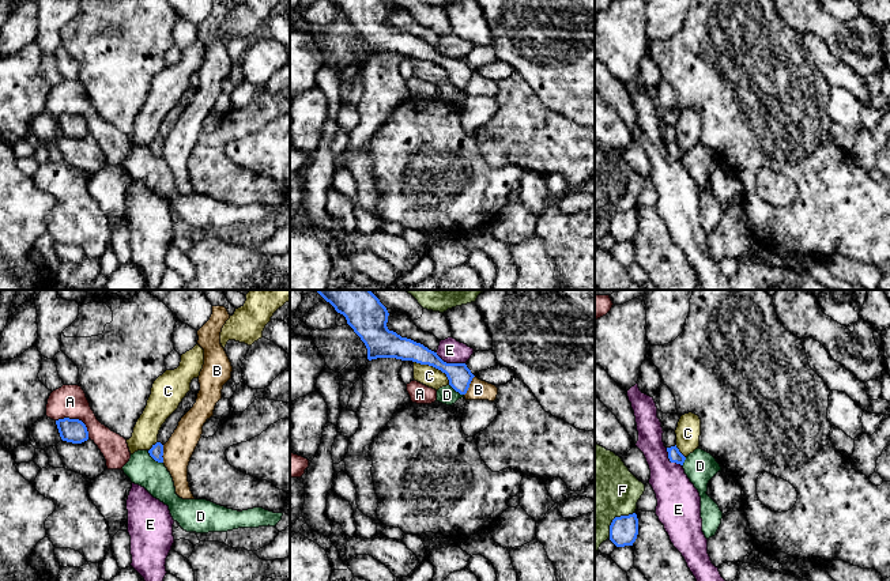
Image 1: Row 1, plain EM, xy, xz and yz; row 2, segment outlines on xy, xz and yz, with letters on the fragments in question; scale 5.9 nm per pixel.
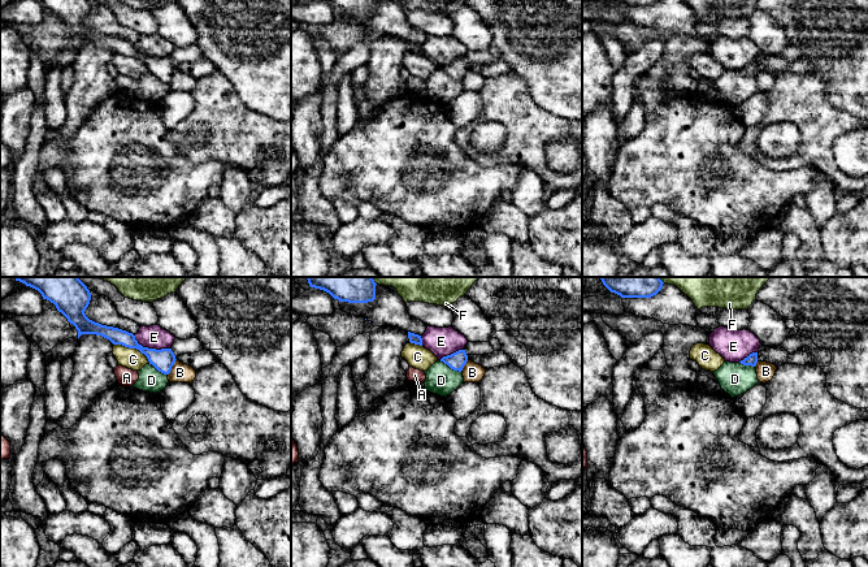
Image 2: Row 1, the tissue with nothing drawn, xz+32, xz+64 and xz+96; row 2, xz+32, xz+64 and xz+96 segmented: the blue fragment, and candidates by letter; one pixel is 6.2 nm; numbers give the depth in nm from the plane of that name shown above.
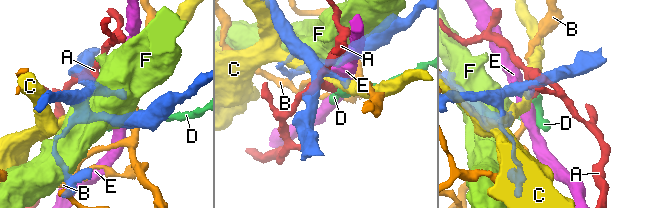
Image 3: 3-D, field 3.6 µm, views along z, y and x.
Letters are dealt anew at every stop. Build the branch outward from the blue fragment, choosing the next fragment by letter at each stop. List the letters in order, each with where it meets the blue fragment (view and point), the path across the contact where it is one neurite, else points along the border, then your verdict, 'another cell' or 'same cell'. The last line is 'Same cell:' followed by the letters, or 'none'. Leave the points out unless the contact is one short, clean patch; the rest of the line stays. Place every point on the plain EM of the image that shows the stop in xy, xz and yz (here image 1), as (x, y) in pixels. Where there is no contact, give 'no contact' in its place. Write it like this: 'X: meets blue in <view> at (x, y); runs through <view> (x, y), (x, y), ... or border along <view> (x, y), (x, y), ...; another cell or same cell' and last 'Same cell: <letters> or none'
A: meets blue in xy at (76, 114); another cell
B: meets blue in xz at (468, 80); another cell
C: meets blue in xz at (434, 61); another cell
D: meets blue in xy at (154, 154); border along xy (147, 146), (155, 155), (162, 158); another cell
E: meets blue in xz at (451, 59); border along xz (436, 48), (447, 57), (464, 59); another cell
F: meets blue in yz at (614, 214); another cell
Same cell: none

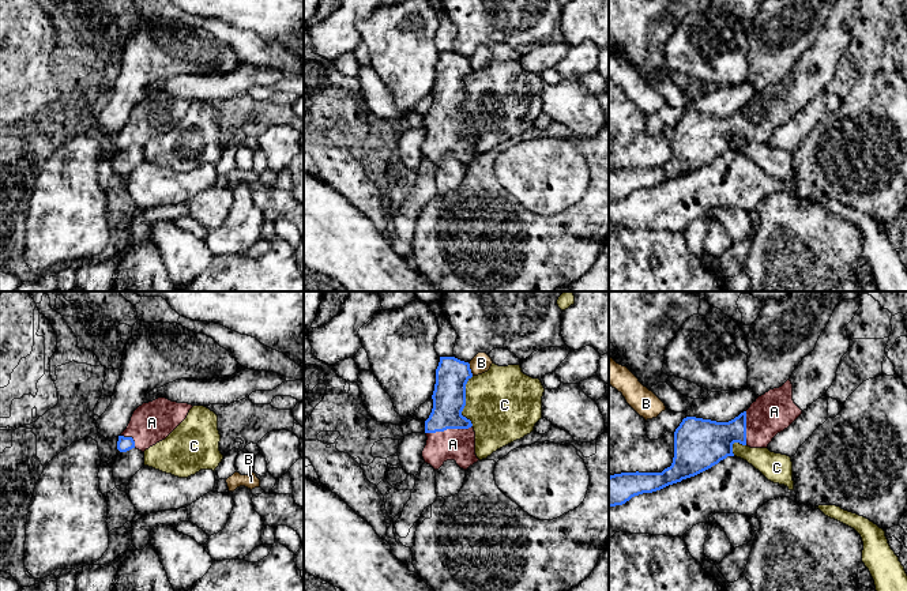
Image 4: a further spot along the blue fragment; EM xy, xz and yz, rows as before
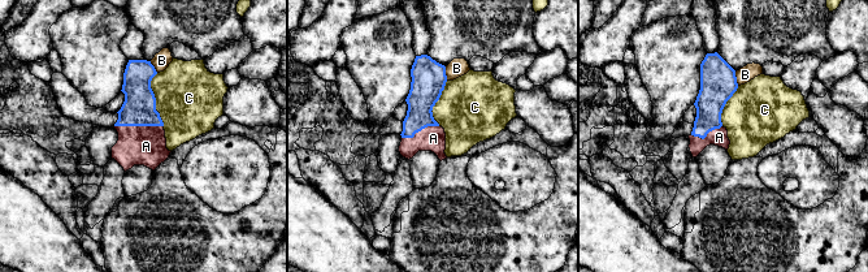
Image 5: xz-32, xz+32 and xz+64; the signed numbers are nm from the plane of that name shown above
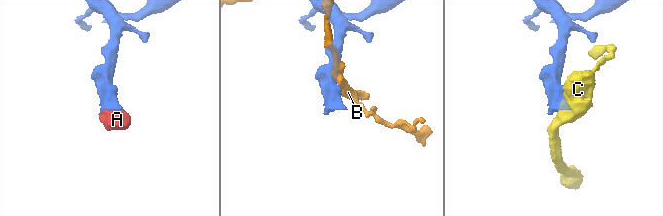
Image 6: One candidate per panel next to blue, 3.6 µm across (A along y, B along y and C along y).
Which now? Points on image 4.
A: meets blue in xz at (448, 123); runs through xz (448, 91), (448, 123), (452, 139); same cell
B: meets blue in xz at (470, 64); border along xz (467, 57), (473, 70); another cell
C: meets blue in xz at (465, 97); border along xz (473, 71), (466, 79), (466, 100), (462, 106), (471, 120); another cell
Same cell: A

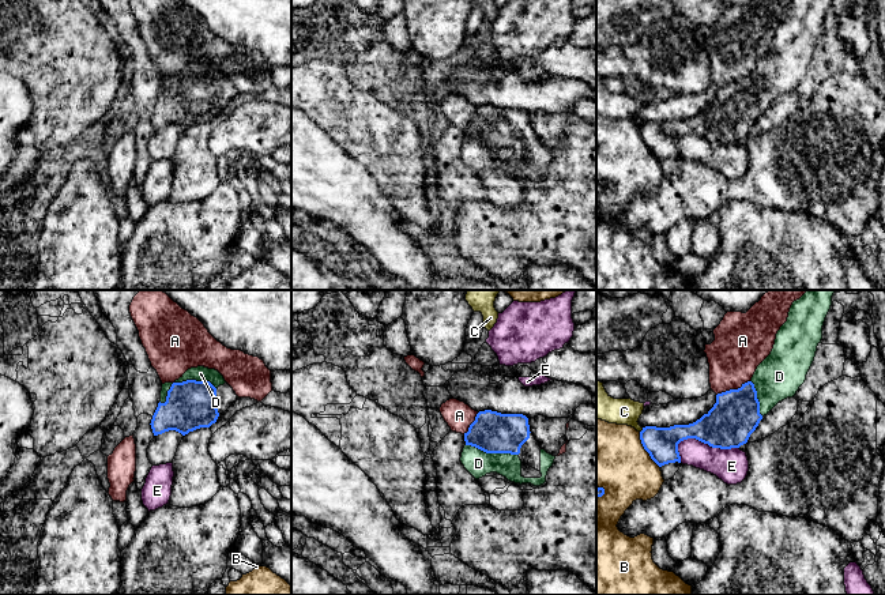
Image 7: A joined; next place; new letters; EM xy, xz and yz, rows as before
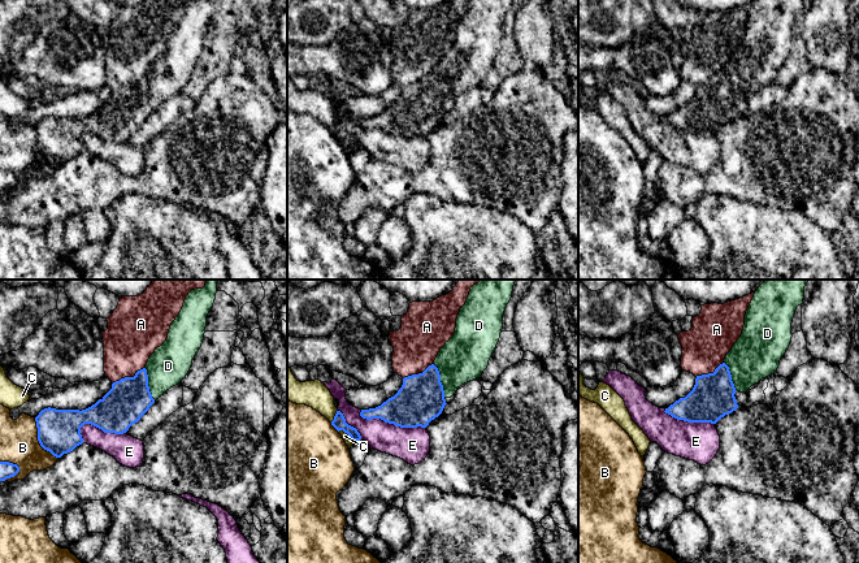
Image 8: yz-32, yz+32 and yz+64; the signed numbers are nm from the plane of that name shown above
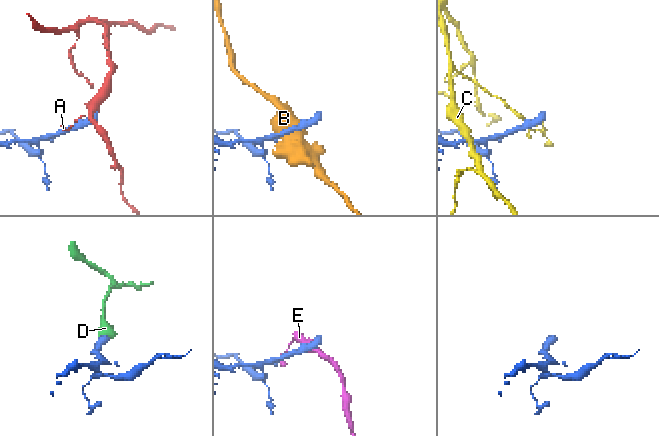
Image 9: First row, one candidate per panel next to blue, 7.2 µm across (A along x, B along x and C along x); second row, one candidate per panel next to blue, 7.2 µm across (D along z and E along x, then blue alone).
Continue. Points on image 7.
A: meets blue in yz at (733, 85); another cell
B: meets blue in yz at (644, 143); another cell
C: meets blue in yz at (641, 125); border along yz (643, 123), (640, 127); another cell
D: meets blue in xy at (183, 76); runs through xy (191, 100), (191, 86), (183, 76), (194, 75), (200, 68); same cell
E: meets blue in yz at (708, 139); border along yz (677, 139), (688, 134), (697, 134), (712, 142), (738, 143); another cell
Same cell: D

